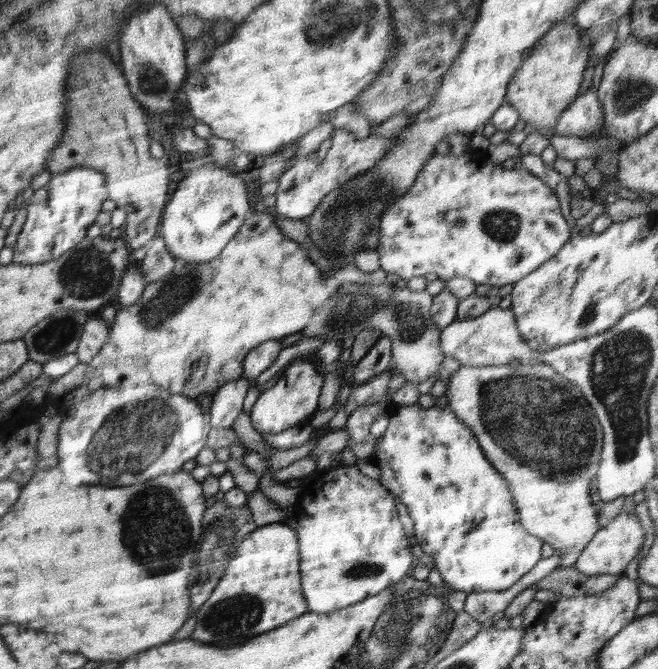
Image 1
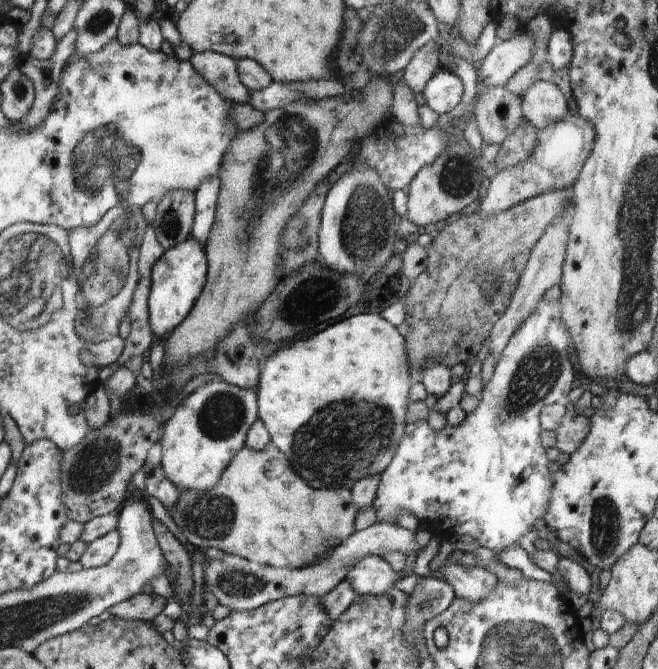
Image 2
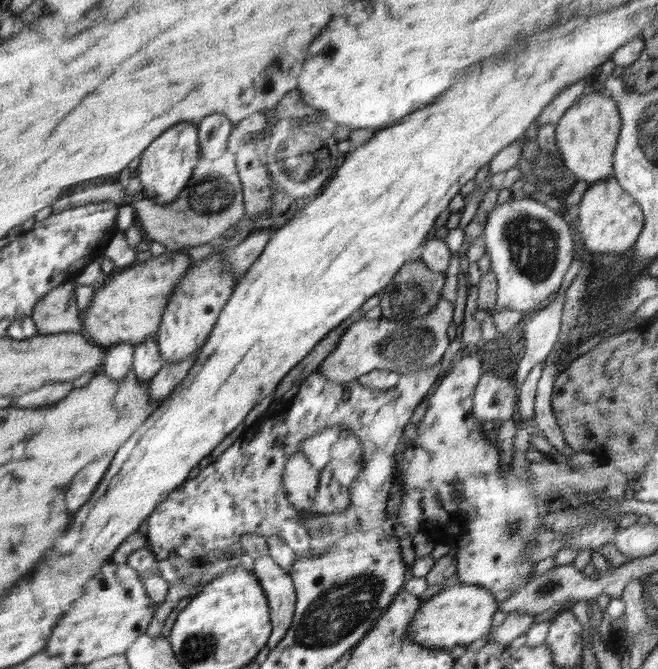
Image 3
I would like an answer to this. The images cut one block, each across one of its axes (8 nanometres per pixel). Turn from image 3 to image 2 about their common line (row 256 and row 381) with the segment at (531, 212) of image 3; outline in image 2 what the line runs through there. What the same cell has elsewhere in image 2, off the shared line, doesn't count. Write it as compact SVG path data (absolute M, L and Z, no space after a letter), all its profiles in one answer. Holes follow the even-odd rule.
M544 297L536 303L534 310L514 331L495 364L492 378L485 384L477 409L466 415L458 426L446 425L435 431L428 421L409 422L405 426L401 441L390 464L381 472L379 488L371 502L376 510L377 521L396 523L402 509L410 510L418 520L438 520L444 531L441 540L449 540L456 534L468 534L493 552L500 552L533 530L536 520L543 520L548 508L553 476L548 471L546 449L539 434L540 411L554 402L568 402L568 393L574 386L574 371L568 358L568 345L572 343L570 333L561 317L560 299L547 301Z

